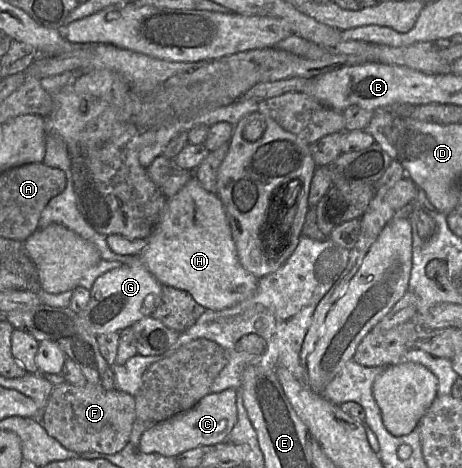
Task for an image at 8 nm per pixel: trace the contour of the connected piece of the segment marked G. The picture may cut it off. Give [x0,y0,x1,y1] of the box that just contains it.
[78,260,163,337]

